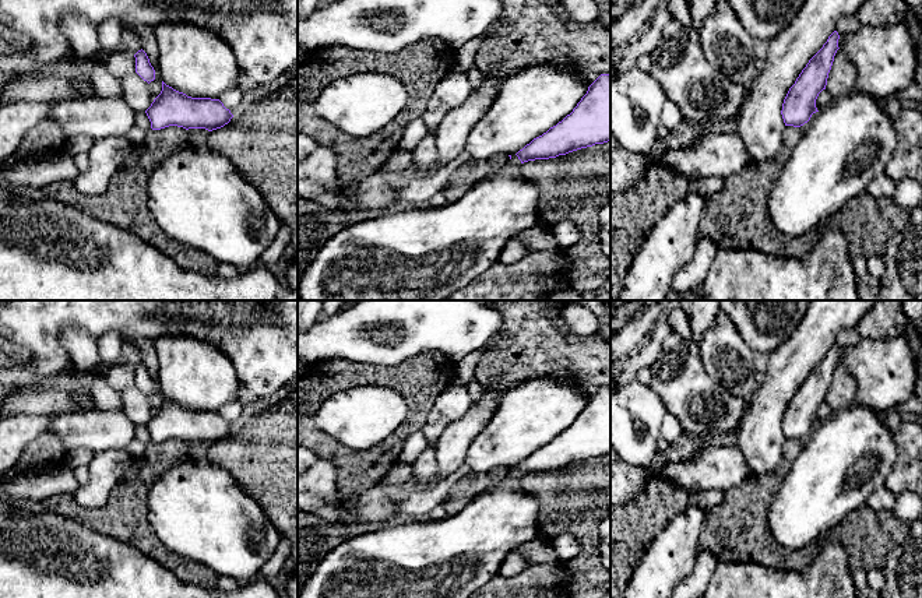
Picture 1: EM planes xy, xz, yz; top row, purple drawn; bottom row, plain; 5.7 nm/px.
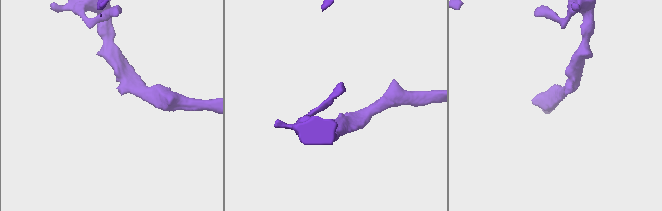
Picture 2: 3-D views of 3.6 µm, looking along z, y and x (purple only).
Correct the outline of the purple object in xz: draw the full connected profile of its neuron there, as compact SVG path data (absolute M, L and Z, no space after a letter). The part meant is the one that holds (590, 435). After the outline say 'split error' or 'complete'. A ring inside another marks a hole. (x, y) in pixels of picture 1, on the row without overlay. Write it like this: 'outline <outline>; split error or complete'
outline M601 387L570 428L515 468L521 476L610 454L610 387Z; complete

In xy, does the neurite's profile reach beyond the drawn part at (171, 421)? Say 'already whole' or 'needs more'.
already whole

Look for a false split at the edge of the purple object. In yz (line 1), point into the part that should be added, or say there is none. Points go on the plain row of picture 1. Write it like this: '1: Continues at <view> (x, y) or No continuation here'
1: No continuation here

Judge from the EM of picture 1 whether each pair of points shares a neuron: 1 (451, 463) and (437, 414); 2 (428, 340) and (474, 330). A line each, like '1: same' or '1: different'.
1: different
2: same

